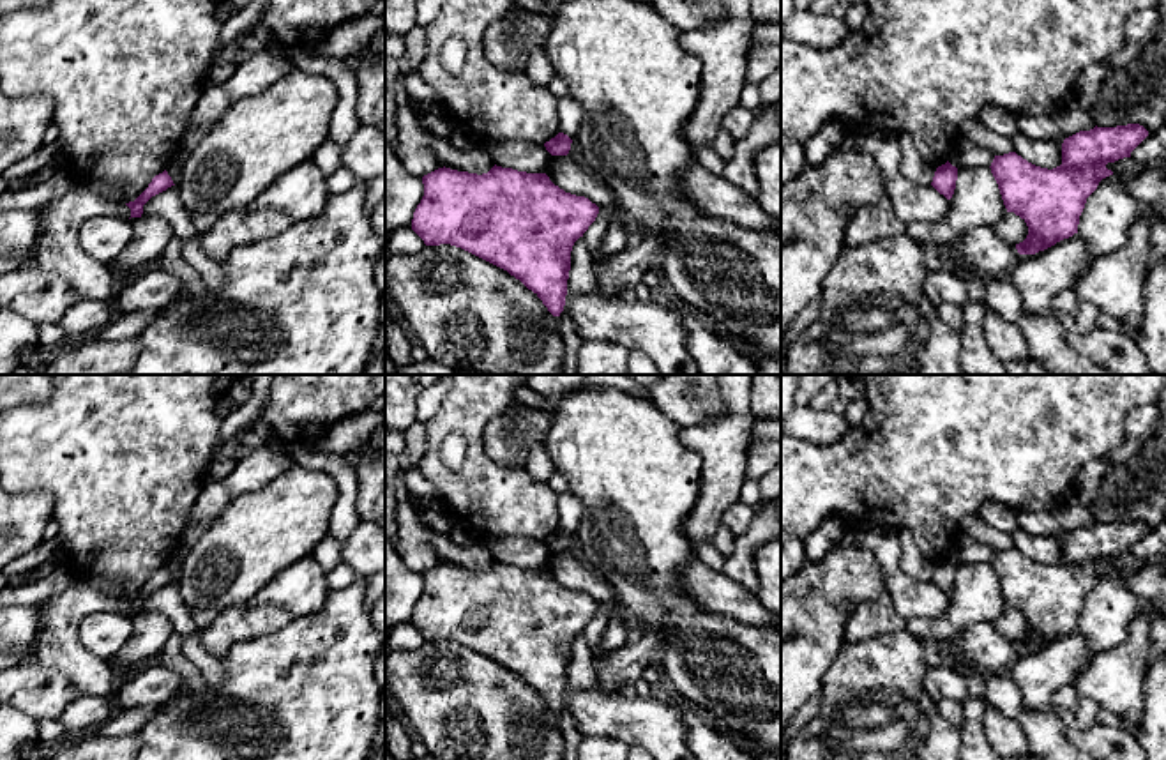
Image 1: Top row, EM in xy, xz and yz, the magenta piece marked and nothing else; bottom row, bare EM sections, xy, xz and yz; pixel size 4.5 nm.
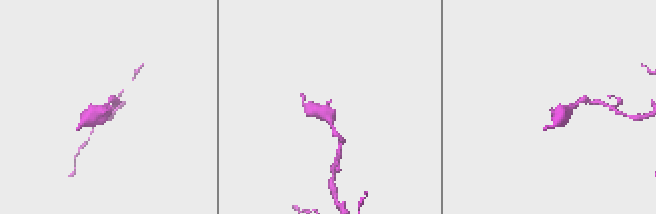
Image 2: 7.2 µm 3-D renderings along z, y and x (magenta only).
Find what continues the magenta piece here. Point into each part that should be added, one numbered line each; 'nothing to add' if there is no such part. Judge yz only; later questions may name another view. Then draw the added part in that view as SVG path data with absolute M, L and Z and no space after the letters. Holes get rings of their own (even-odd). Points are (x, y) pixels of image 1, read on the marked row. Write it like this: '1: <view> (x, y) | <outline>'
nothing to add

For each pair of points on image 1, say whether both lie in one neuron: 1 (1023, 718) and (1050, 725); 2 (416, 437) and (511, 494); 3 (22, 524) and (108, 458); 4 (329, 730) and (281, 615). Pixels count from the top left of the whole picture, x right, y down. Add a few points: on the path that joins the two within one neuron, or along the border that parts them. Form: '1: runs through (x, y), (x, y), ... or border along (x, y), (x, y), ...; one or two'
1: runs through (1030, 722), (1043, 725); one
2: border along (426, 423), (428, 449), (417, 463); two
3: border along (18, 492), (46, 492), (52, 499), (53, 516); two
4: border along (294, 619), (280, 630), (246, 642); two

